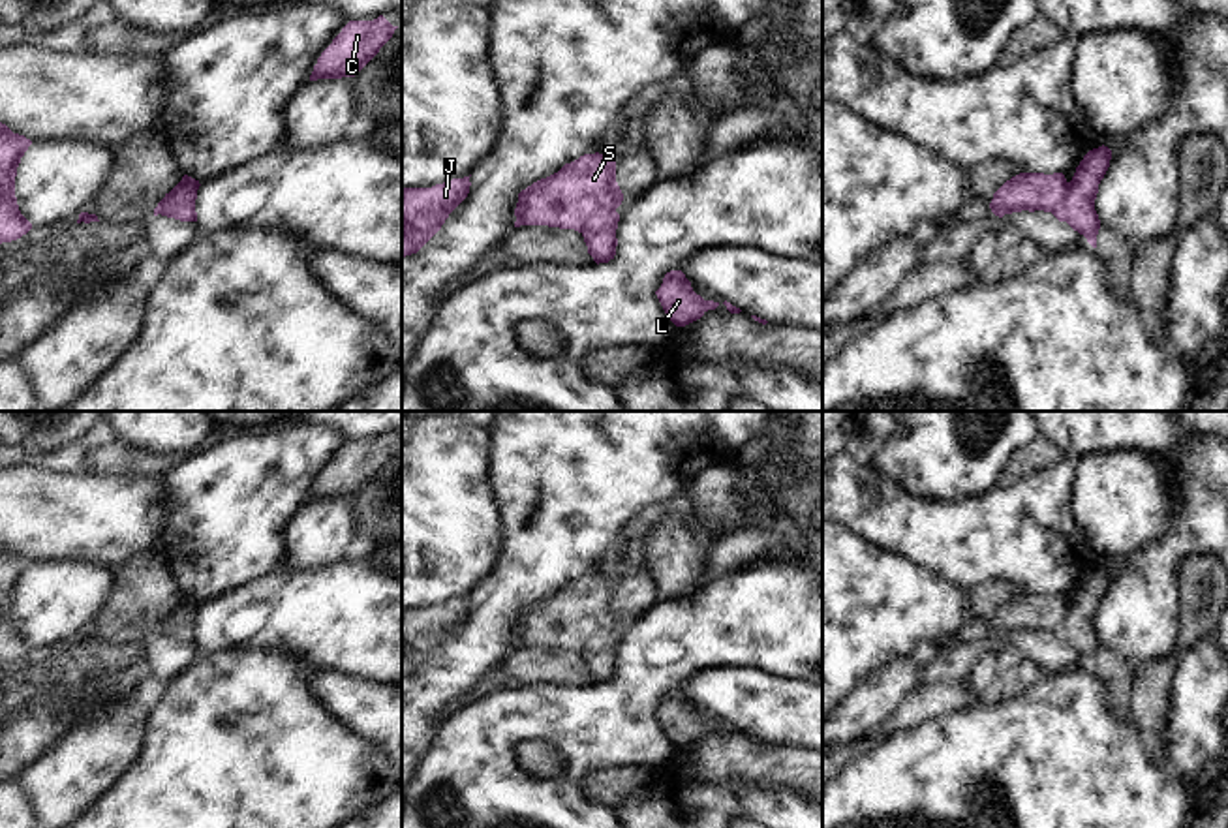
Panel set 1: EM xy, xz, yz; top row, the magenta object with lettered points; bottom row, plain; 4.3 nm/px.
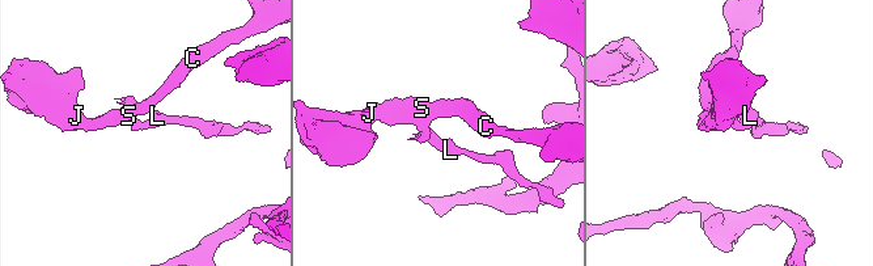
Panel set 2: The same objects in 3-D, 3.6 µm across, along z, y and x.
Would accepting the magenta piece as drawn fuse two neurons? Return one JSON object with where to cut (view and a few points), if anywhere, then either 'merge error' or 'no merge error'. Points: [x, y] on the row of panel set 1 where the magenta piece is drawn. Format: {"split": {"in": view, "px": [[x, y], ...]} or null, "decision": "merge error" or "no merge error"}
{"split": {"in": "xy", "px": [[194, 201], [166, 203], [158, 213]]}, "decision": "merge error"}

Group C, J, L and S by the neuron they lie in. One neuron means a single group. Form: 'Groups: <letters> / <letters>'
Groups: C J S / L.

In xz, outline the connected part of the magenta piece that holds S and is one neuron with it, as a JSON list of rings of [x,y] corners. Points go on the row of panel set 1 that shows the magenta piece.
[[[584,154],[558,173],[518,193],[514,227],[548,225],[578,233],[616,231],[623,193],[616,182],[616,161]]]

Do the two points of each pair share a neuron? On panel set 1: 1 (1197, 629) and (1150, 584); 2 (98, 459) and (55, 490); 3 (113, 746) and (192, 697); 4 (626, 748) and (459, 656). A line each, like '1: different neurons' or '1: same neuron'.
1: different neurons
2: different neurons
3: different neurons
4: different neurons

